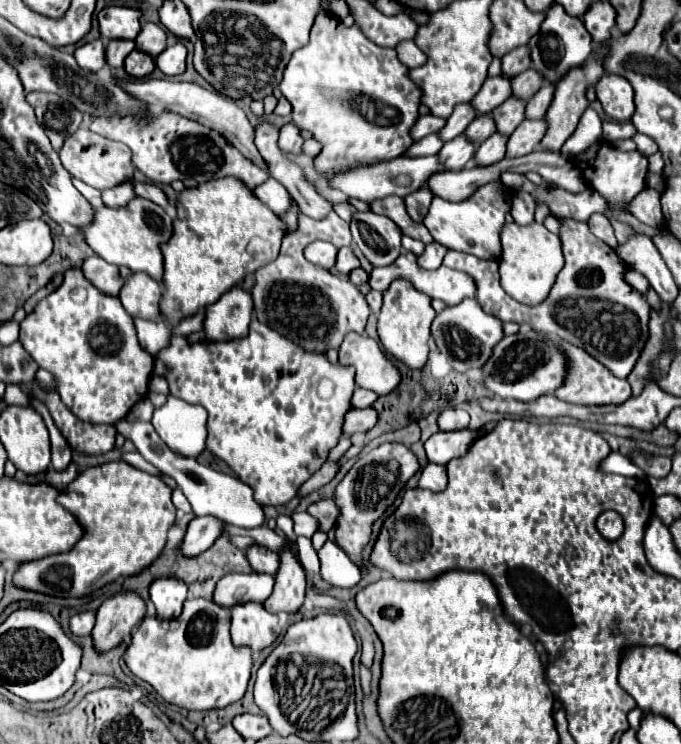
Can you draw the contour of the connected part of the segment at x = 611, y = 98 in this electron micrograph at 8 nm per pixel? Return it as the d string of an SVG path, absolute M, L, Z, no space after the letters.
M605 74L597 82L595 90L597 90L597 98L603 104L603 110L609 118L619 120L619 122L631 120L631 116L635 112L633 88L629 82L625 82L625 78L621 78L617 74Z

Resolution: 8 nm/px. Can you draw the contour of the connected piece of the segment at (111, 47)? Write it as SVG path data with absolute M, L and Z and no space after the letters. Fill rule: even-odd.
M109 40L107 44L107 58L109 68L123 66L125 58L135 50L135 40Z

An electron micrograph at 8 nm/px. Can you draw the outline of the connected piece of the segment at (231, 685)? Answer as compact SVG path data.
M203 598L187 600L181 616L169 622L161 622L159 618L145 618L133 632L125 662L129 670L143 682L151 684L165 702L185 710L215 710L239 702L247 692L251 676L251 650L237 650L231 642L229 610L221 610L221 606Z

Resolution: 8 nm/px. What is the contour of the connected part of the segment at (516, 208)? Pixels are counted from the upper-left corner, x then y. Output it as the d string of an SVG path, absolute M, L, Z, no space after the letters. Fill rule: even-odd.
M517 192L513 196L513 208L511 208L511 216L517 224L527 226L533 222L533 212L535 212L535 200L531 194L527 192Z

